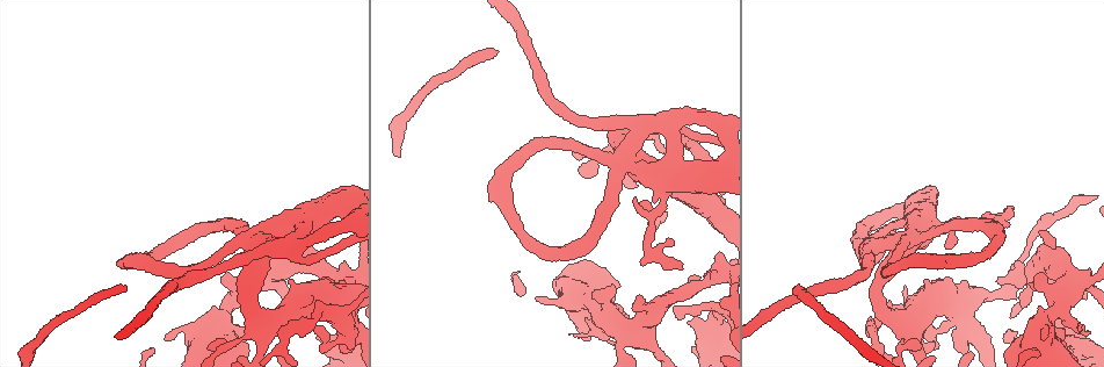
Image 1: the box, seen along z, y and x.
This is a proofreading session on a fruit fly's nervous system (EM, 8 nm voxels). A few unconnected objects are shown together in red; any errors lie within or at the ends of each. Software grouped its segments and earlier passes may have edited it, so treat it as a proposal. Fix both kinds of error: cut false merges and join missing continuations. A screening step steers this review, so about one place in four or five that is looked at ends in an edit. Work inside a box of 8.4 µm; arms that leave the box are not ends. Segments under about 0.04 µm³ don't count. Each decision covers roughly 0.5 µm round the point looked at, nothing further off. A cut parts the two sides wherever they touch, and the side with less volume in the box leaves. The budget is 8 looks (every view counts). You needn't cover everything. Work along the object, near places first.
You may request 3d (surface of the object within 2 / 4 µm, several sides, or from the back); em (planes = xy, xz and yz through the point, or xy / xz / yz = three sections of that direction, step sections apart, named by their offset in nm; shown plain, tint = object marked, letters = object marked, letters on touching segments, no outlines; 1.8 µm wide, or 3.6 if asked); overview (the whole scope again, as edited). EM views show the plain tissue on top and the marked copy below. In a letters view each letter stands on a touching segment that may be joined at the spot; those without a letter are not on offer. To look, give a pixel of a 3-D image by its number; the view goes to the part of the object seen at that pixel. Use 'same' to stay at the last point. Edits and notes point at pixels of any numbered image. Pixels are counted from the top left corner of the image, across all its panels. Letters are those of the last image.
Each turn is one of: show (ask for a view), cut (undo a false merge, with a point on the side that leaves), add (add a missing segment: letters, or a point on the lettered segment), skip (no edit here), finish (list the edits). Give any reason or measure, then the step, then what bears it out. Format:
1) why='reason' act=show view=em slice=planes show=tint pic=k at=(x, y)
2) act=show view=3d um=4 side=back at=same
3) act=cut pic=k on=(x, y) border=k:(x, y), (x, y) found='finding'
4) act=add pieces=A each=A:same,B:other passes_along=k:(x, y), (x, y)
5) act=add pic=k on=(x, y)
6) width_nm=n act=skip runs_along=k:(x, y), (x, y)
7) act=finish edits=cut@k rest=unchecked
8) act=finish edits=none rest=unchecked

why='thick turns thin' act=show view=3d um=2 pic=1 at=(629, 153)

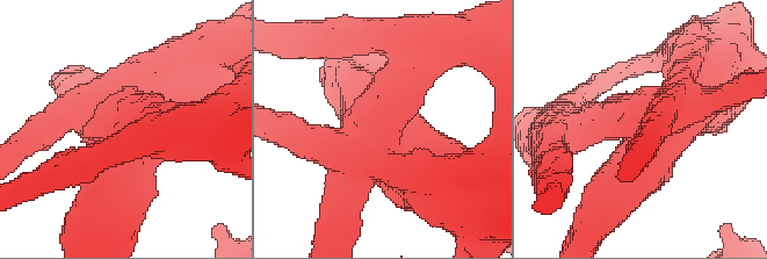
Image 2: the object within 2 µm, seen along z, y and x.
why='need the tissue' act=show view=em slice=xy step=4 show=letters pic=2 at=(387, 124)

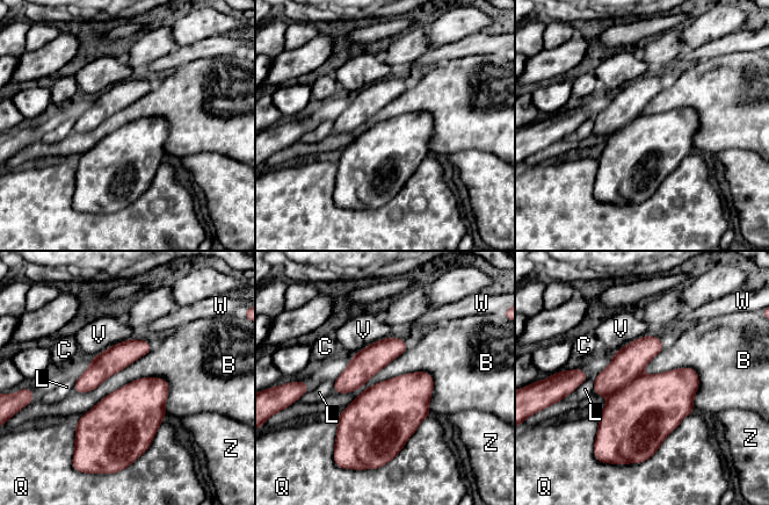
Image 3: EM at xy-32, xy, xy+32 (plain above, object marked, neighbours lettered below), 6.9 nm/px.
act=skip each=B:other,C:other,L:other,Q:other,V:other,W:other,Z:other border=3:(433, 376), (379, 381), (341, 410) found='continuous, no second cell'

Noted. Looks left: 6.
why='thick turns thin' act=show view=3d um=4 pic=1 at=(1049, 329)

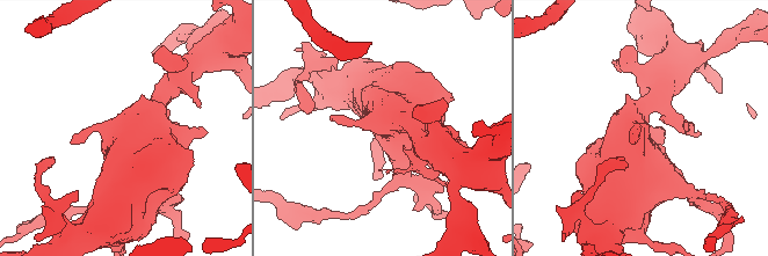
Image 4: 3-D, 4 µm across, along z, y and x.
act=show view=em um=3.6 slice=planes show=letters pic=4 at=(381, 119)

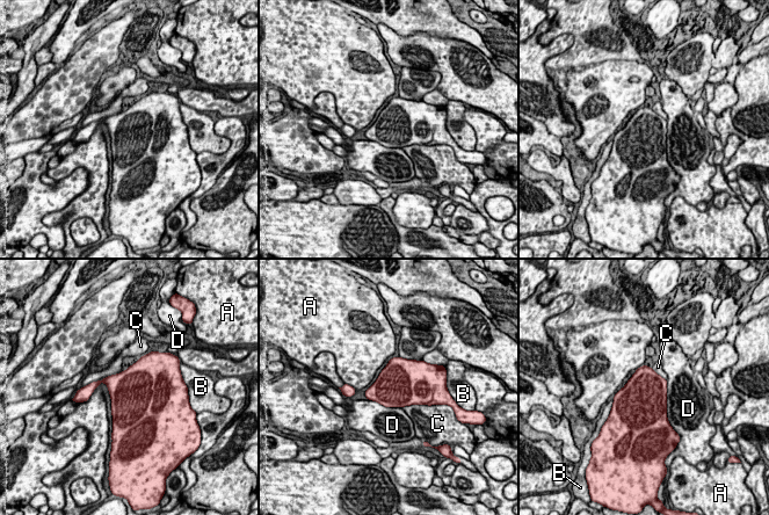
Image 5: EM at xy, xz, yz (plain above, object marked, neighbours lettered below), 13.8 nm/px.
longest_contact=D:650nm act=skip each=A:other,B:other,C:other,D:other border=5:(426, 404), (411, 404), (400, 407) found='continuous, no second cell'

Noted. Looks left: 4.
why='thick end' act=show view=3d um=2 pic=1 at=(688, 321)

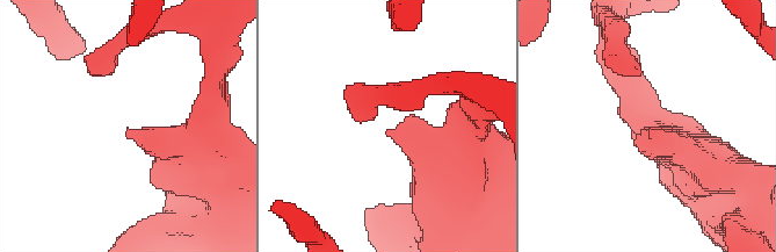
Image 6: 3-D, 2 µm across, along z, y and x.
why='shape alone is not enough' act=show view=em slice=xz step=16 show=letters pic=6 at=(650, 131)

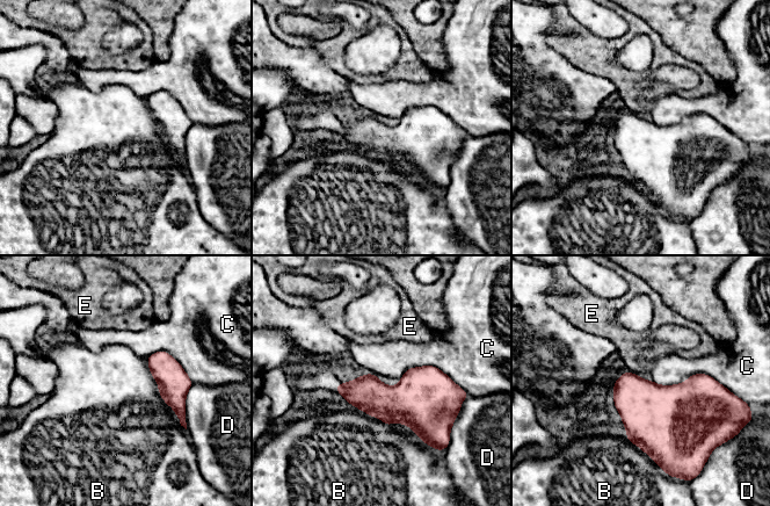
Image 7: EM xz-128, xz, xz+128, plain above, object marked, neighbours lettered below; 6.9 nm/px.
width_nm=260 act=skip each=B:other,C:other,D:other,E:other border=7:(351, 404), (407, 425), (433, 448) found='no lettered segment goes on from it'

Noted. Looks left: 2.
act=finish edits=none rest=unchecked

